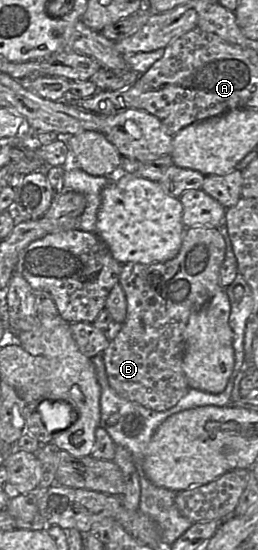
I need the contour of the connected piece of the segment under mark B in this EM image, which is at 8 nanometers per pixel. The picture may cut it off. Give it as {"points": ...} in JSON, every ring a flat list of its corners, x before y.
{"points":[[194,226,185,229,180,250,173,259,152,264,123,264,119,284,125,293,127,316,116,337,102,352,108,382,118,396,154,411,166,411,188,392,190,387,182,368,183,333,189,317,223,288,220,285,220,267,225,253,225,240,218,227]]}

